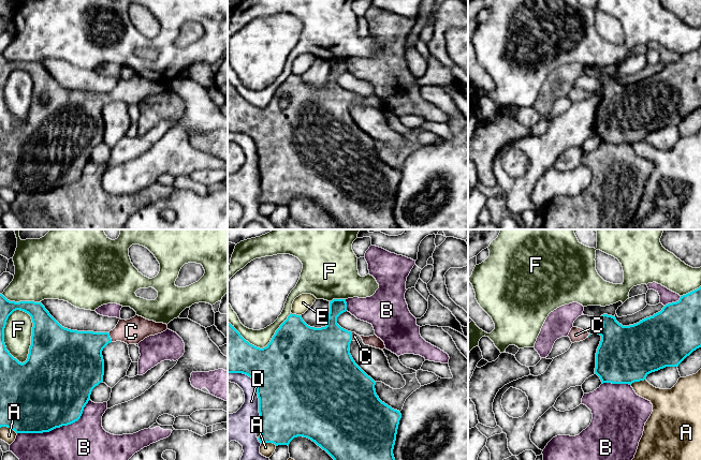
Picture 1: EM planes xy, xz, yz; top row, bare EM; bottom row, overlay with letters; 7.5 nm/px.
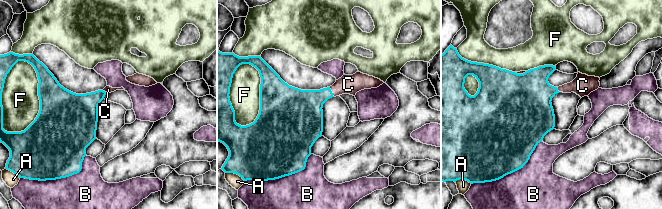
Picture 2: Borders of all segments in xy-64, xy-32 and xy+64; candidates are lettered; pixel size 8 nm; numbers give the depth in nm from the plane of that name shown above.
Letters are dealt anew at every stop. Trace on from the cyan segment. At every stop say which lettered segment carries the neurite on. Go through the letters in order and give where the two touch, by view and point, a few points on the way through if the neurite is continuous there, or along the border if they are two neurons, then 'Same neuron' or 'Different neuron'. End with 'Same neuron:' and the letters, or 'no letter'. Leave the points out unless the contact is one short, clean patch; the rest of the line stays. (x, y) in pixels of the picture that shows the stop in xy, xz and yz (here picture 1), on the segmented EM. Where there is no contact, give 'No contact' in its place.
A: Touches cyan at xy (9, 427). Different neuron
B: Touches cyan at xy (57, 427). Different neuron
C: Touches cyan at xy (110, 337). Path across: xy (81, 352), (88, 345), (110, 337), (122, 331), (131, 331). Same neuron
D: Touches cyan at xz (257, 389). Different neuron
E: Touches cyan at xz (295, 314). Different neuron
F: Touches cyan at xy (3, 337). Different neuron
Same neuron: C

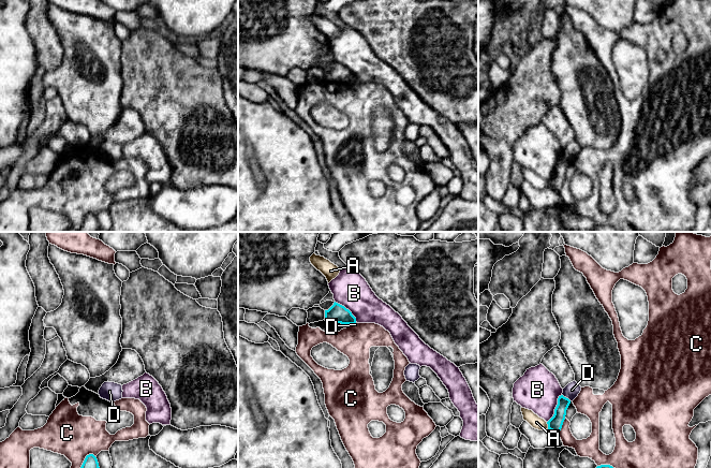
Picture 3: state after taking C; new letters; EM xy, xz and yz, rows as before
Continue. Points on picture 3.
A: Touches cyan at yz (548, 425). Boundary: yz (546, 422), (548, 428). Different neuron
B: Touches cyan at yz (556, 408). Boundary: yz (561, 394), (558, 398), (554, 413), (547, 422). Different neuron
C: Touches cyan at yz (562, 424). Different neuron
D: Touches cyan at yz (565, 397). Different neuron
Same neuron: no letter

